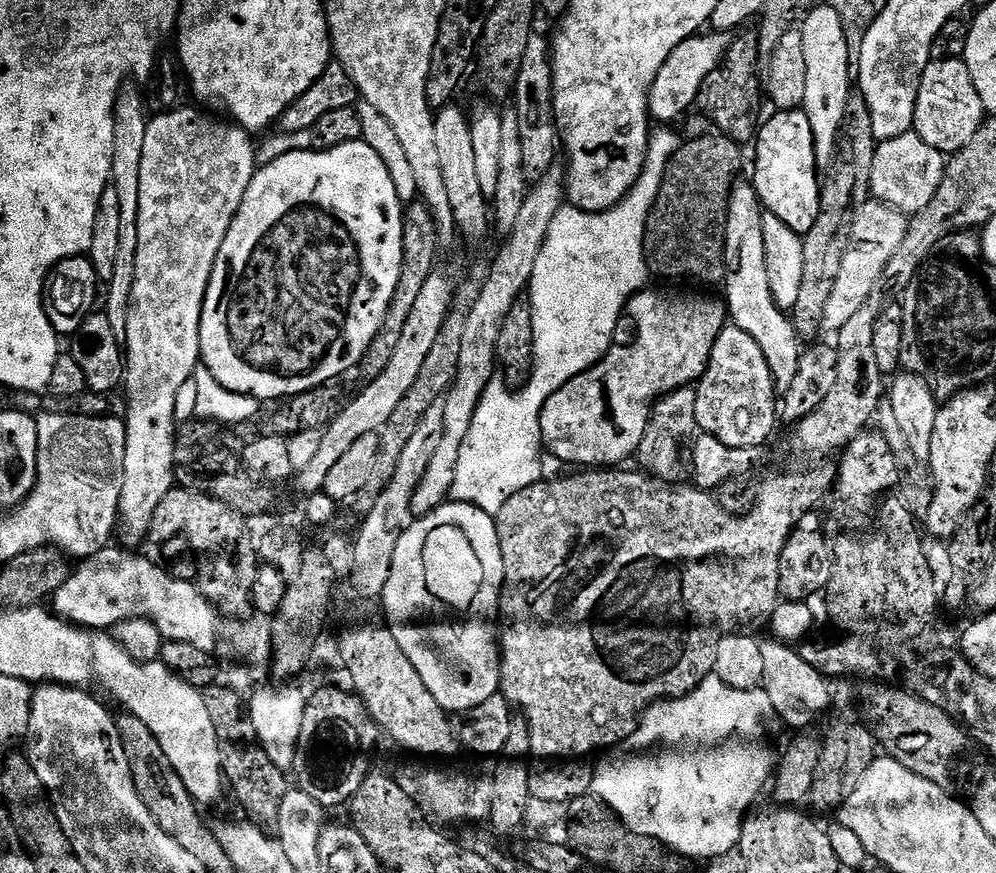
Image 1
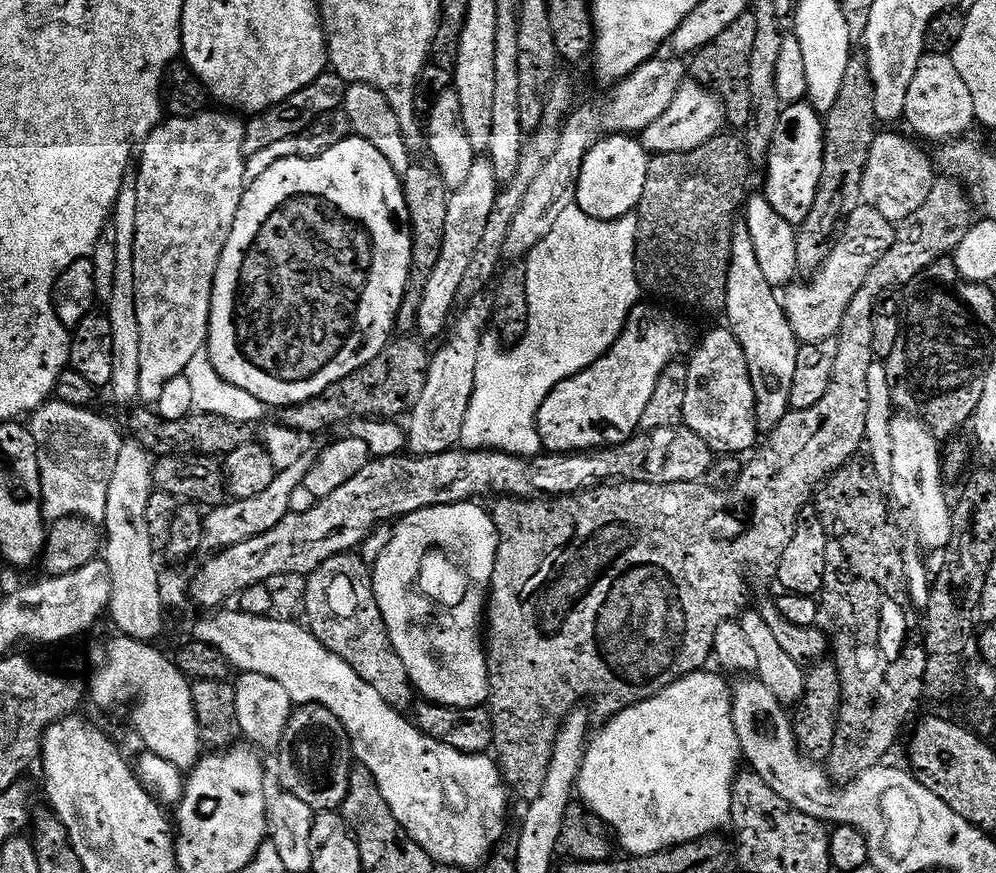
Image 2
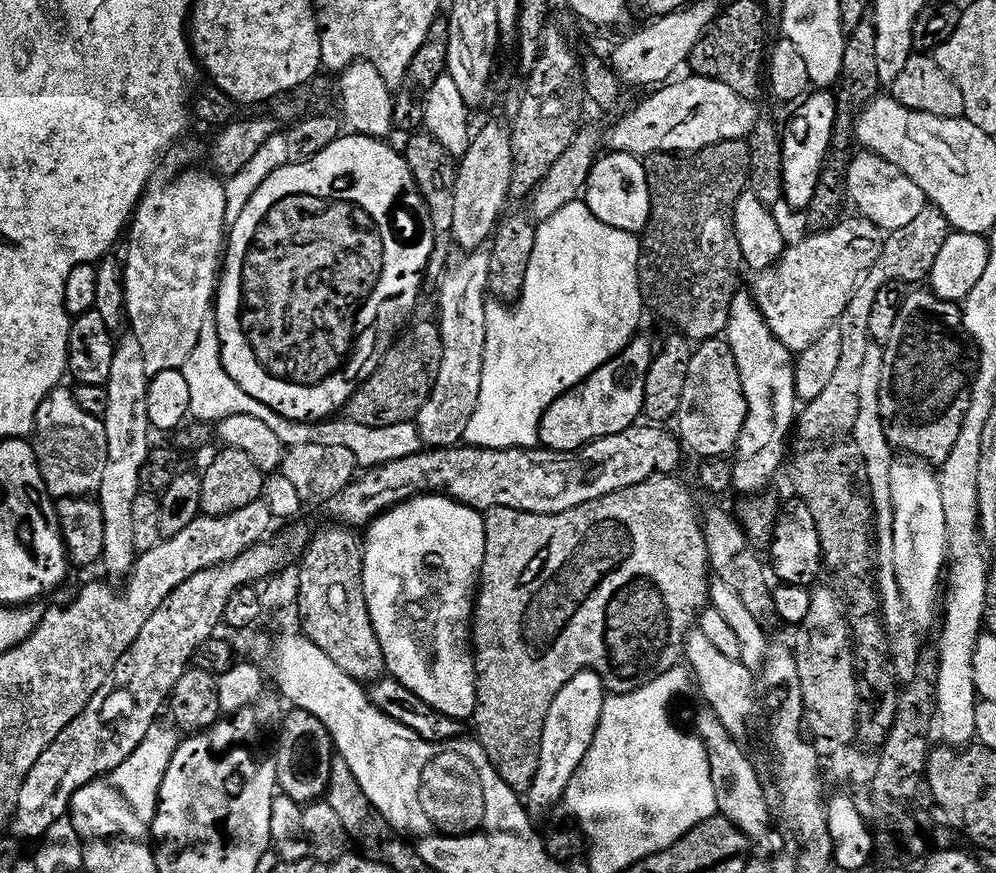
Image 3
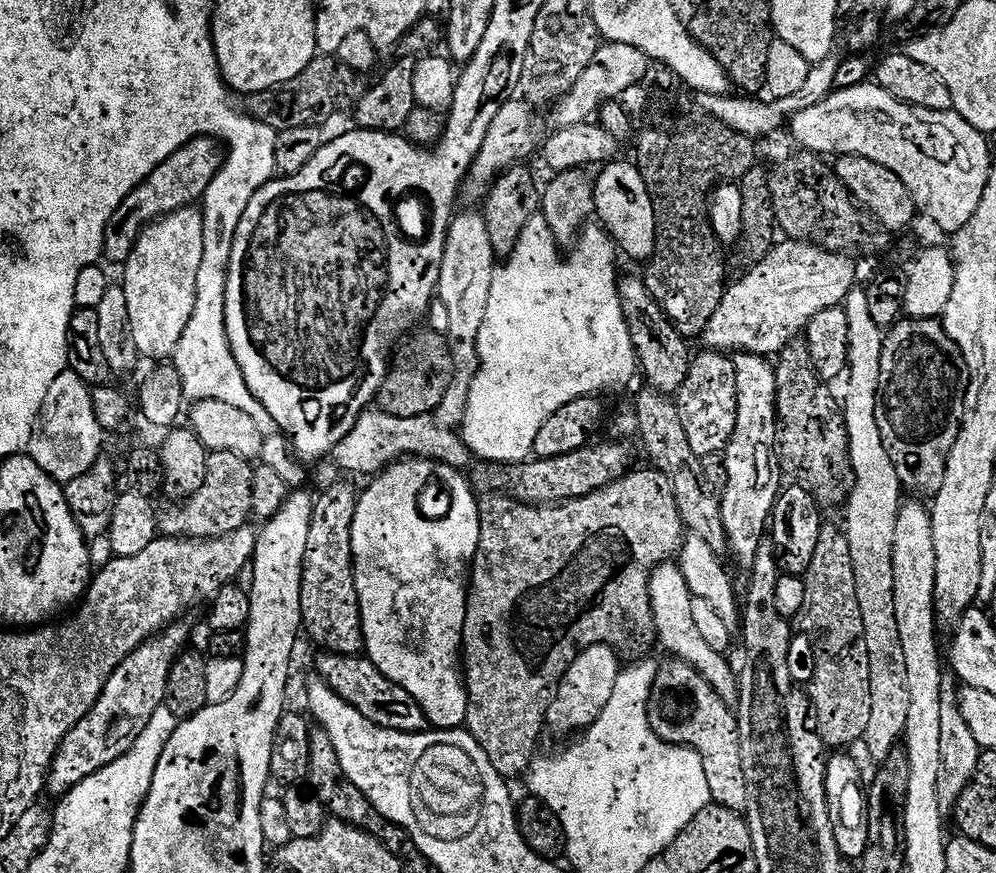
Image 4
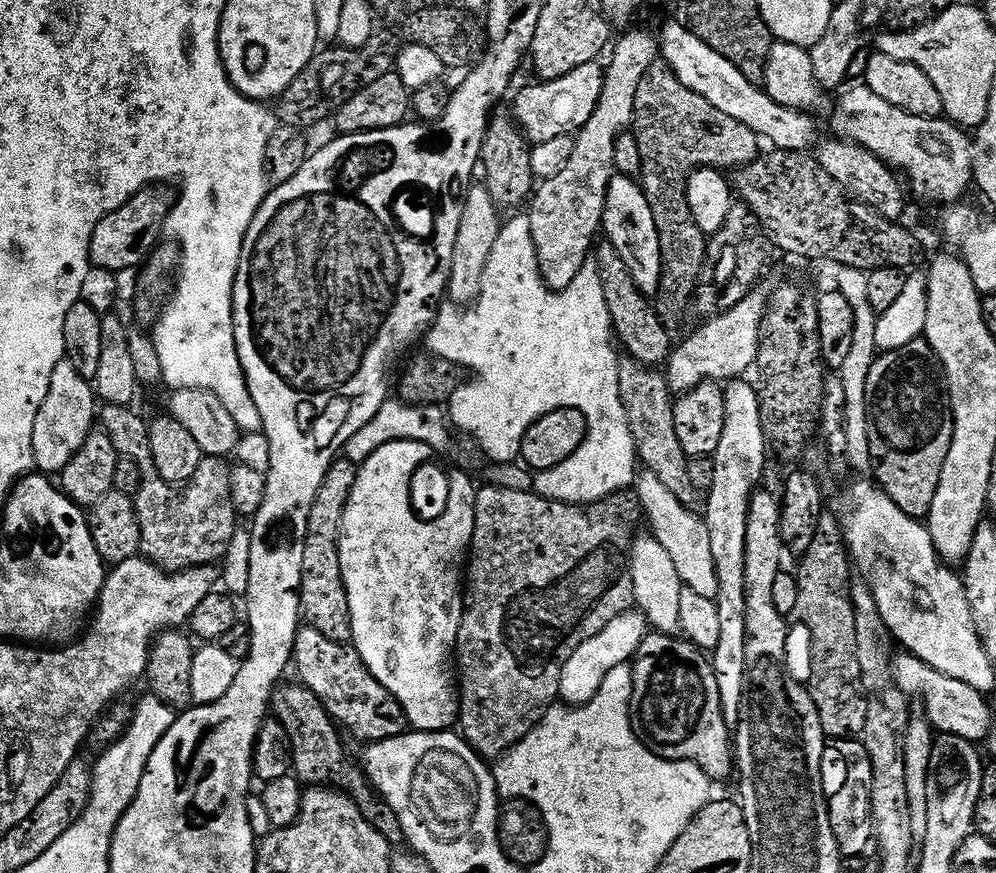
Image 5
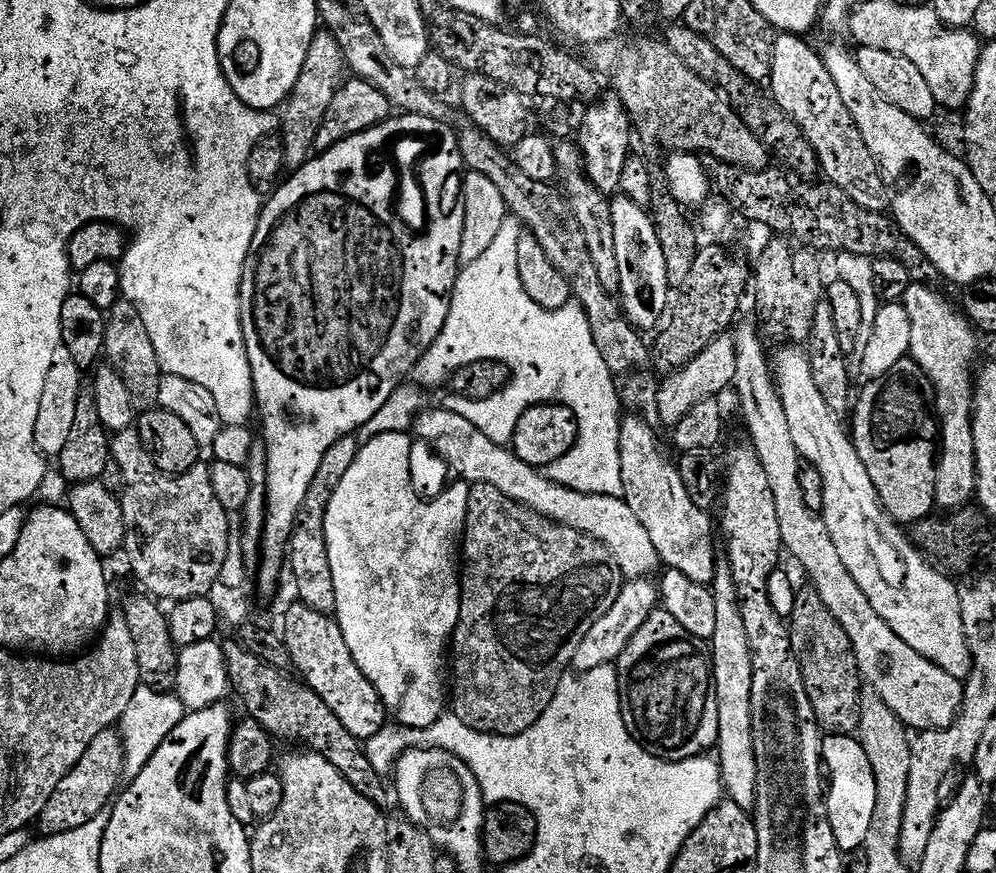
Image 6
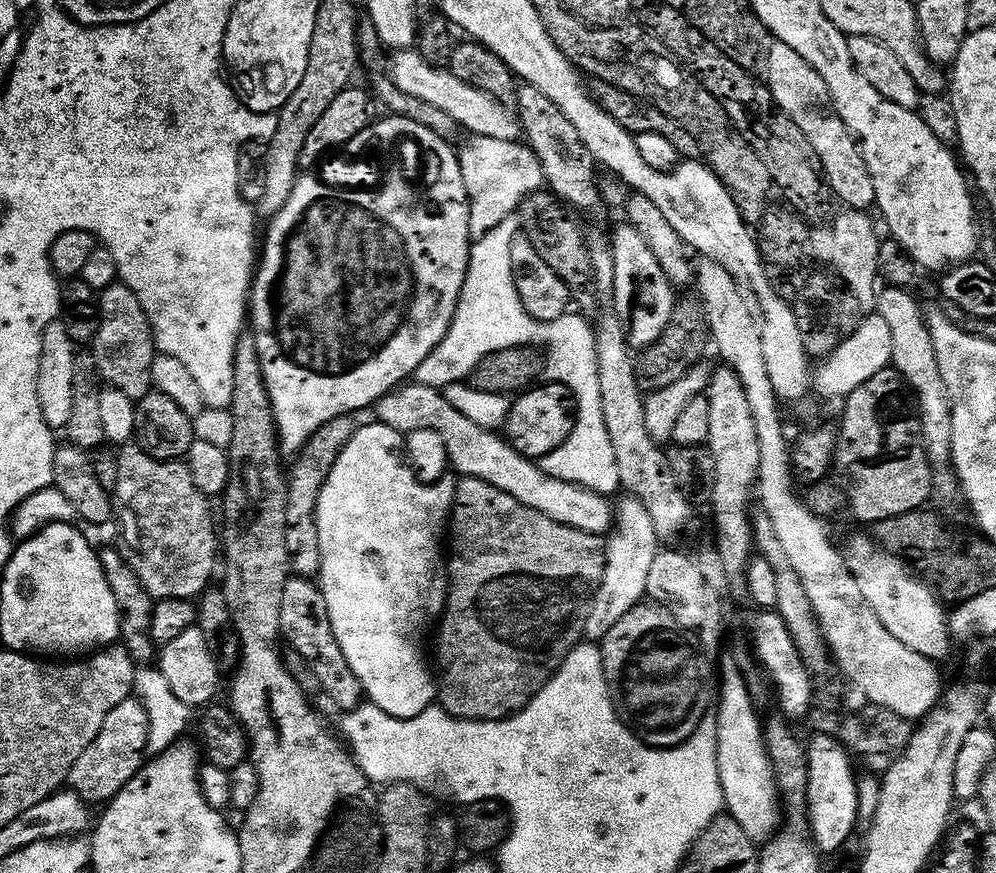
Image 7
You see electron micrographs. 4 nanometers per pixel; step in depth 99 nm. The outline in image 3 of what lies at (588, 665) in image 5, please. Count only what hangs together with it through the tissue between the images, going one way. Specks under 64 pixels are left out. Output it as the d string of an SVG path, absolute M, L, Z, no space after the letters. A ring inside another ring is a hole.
M596 672L574 674L574 678L570 678L570 682L562 686L562 690L558 690L558 698L554 698L546 714L546 722L542 726L540 752L536 756L538 770L526 794L529 805L537 804L540 808L548 808L551 804L559 805L563 801L578 766L584 761L594 742L594 734L600 725L605 699L604 683Z

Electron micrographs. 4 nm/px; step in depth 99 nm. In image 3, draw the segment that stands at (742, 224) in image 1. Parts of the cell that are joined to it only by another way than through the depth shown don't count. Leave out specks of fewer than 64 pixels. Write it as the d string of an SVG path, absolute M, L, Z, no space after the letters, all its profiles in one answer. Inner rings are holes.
M737 294L732 303L726 339L738 362L742 390L746 394L746 422L736 443L735 463L732 465L733 489L738 493L760 494L776 476L784 460L788 431L793 431L798 420L798 401L795 394L795 363L788 351L770 330L756 301L748 294Z

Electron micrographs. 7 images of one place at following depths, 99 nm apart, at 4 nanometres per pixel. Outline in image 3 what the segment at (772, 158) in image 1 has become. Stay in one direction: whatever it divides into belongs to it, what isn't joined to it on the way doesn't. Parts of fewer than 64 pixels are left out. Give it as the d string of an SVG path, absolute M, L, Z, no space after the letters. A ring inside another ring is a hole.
M816 90L801 100L804 101L801 102L796 116L789 118L788 125L783 125L780 141L783 154L782 198L785 205L788 204L800 212L805 211L813 200L814 190L817 189L820 174L824 170L822 162L828 154L828 147L832 144L832 128L837 127L836 97L831 91Z

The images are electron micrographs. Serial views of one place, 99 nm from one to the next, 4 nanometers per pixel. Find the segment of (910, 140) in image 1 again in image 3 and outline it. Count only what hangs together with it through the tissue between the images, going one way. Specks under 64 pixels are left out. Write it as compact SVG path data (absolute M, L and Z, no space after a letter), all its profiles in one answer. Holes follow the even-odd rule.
M864 150L859 153L861 156L857 160L852 160L848 164L848 176L846 172L846 196L857 208L859 215L863 219L874 222L880 231L887 234L902 230L902 226L907 226L922 214L926 207L926 201L922 190L898 166L886 162L886 158L874 156L871 152Z

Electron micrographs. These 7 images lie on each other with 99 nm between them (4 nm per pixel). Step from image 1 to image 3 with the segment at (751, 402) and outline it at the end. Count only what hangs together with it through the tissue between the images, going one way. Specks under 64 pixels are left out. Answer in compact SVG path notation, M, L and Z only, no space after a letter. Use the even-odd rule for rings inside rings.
M717 338L703 341L692 353L692 361L686 374L686 390L682 390L680 409L677 410L674 421L675 427L680 427L678 436L683 447L687 451L689 448L696 455L696 458L724 458L735 453L736 443L744 429L747 413L746 394L742 390L738 362L730 350L727 339Z

